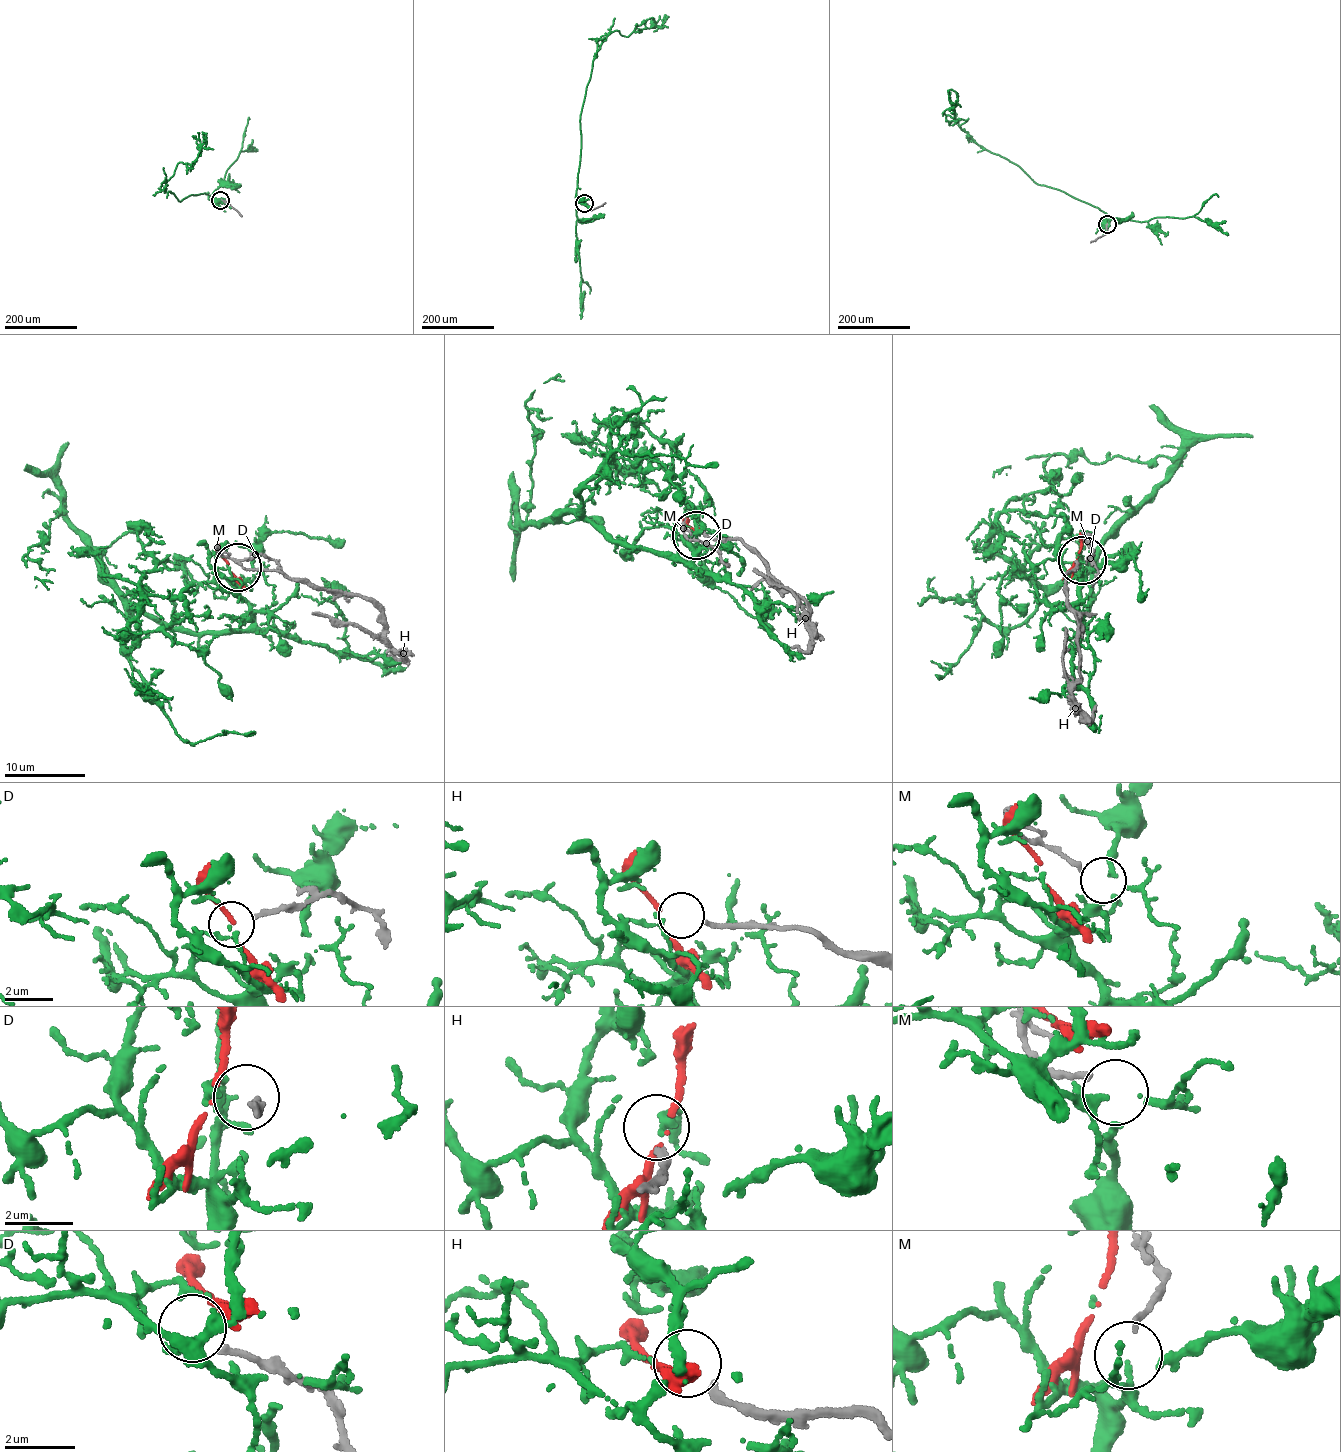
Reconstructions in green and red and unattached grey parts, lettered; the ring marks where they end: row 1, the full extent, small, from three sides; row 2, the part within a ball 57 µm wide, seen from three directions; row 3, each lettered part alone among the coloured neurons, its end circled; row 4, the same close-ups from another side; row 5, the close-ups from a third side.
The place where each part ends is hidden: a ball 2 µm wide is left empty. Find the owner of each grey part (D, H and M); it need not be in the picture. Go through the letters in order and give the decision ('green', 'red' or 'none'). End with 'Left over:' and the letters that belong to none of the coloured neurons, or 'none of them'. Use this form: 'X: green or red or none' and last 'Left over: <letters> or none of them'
D: none
H: none
M: green
Left over: D, H

